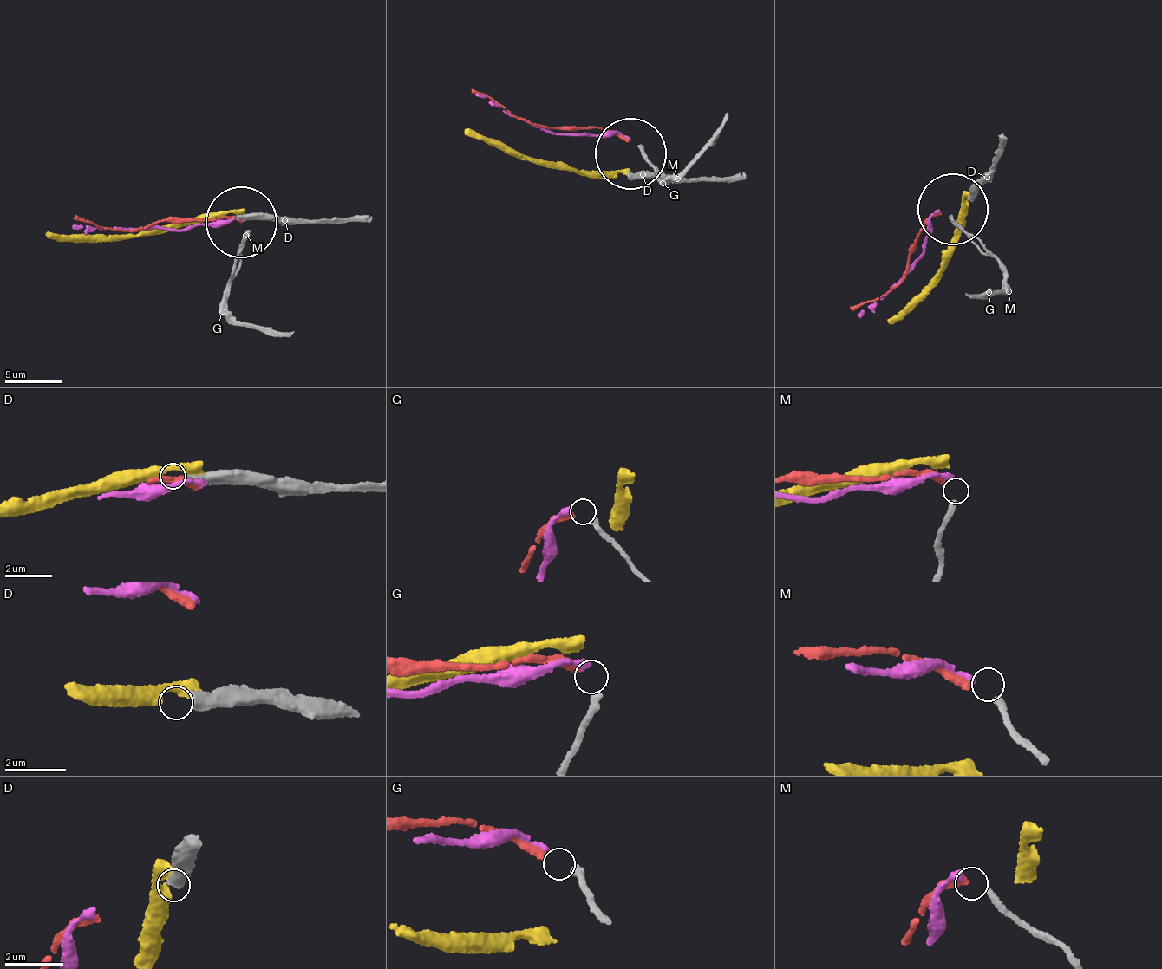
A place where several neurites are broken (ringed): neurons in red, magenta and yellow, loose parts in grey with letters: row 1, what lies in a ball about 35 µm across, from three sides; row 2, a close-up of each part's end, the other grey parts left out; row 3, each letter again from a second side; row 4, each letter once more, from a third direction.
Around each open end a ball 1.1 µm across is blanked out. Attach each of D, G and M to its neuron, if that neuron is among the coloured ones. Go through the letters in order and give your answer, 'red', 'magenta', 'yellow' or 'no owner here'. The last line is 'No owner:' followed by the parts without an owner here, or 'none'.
D: no owner here
G: red
M: magenta
No owner: D

